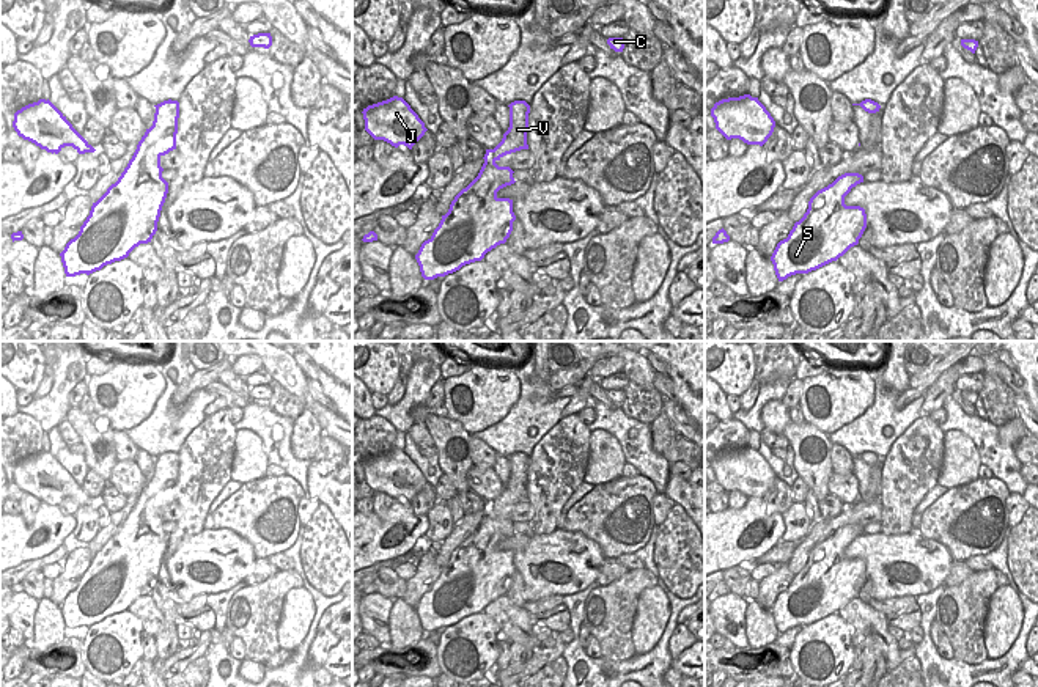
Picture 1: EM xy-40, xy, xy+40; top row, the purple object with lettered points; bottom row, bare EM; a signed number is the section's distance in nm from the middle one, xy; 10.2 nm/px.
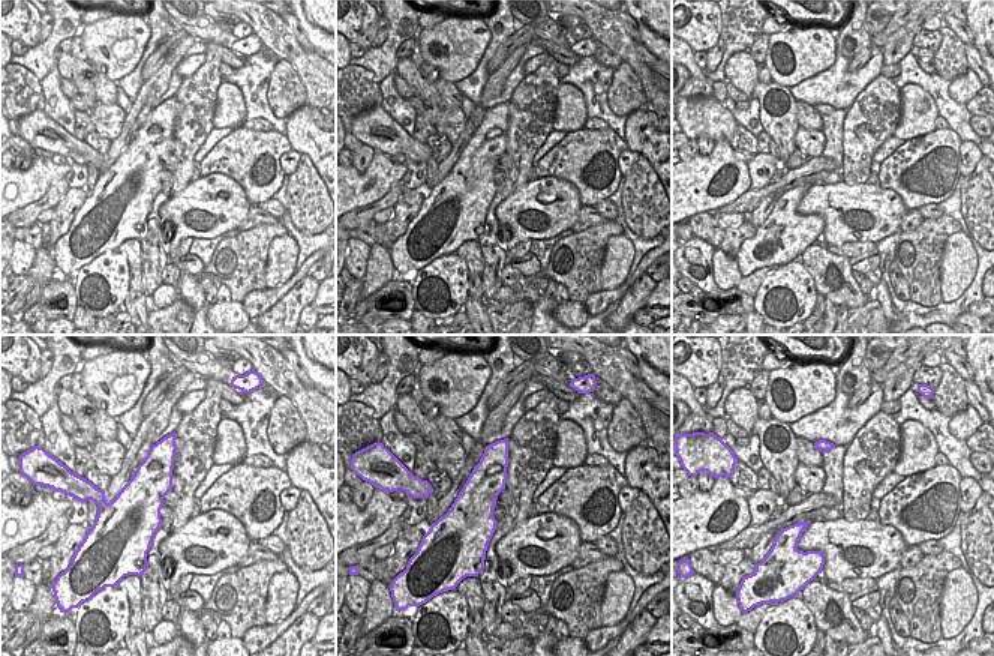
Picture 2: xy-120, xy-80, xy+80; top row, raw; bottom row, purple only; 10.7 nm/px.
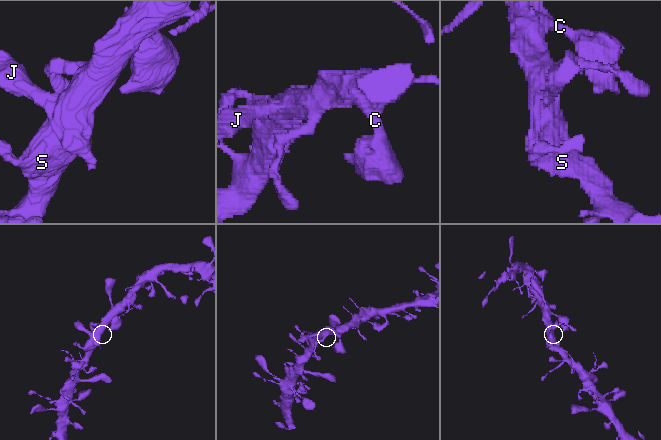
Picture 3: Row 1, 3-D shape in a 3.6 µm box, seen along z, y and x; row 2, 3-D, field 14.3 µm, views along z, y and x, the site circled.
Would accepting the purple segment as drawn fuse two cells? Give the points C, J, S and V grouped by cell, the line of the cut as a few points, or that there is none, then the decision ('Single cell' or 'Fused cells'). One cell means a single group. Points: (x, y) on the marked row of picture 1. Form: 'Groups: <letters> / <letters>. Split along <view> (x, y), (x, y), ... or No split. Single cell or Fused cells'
Groups: C J S V. No split. Single cell

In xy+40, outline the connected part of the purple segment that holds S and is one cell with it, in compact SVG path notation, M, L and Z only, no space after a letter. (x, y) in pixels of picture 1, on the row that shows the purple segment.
M845 173L810 198L804 217L771 256L778 281L837 261L859 244L867 228L867 214L860 206L846 206L845 197L860 182L862 175Z

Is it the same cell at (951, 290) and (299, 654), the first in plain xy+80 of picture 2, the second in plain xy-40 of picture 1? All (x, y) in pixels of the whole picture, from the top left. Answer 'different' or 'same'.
different

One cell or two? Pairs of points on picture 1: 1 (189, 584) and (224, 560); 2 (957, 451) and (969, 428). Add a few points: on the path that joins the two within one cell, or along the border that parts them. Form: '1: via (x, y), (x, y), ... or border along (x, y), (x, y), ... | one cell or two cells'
1: via (186, 569), (186, 565), (192, 560), (209, 560) | one cell
2: border along (944, 433), (963, 431), (972, 440), (982, 462) | two cells

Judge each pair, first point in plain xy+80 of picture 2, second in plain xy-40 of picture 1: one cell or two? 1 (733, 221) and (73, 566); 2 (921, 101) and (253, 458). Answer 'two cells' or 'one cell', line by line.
1: two cells
2: one cell

